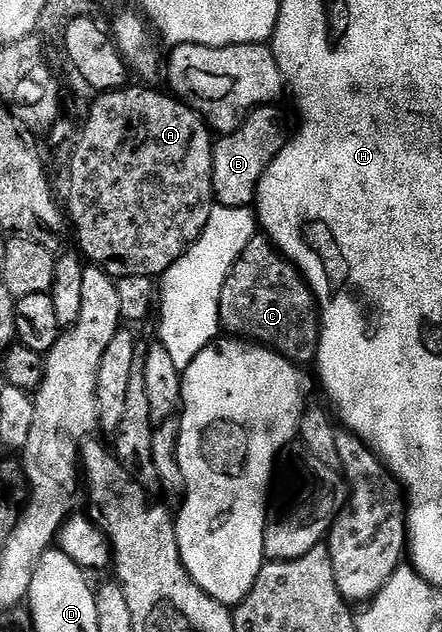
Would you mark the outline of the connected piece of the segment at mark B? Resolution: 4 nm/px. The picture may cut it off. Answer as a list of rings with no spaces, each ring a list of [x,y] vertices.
[[[263,105],[255,107],[249,115],[243,119],[242,124],[231,133],[223,135],[215,142],[214,160],[212,161],[212,185],[217,206],[220,207],[250,207],[255,202],[258,186],[272,161],[286,147],[288,131],[286,135],[286,119],[278,105]]]

